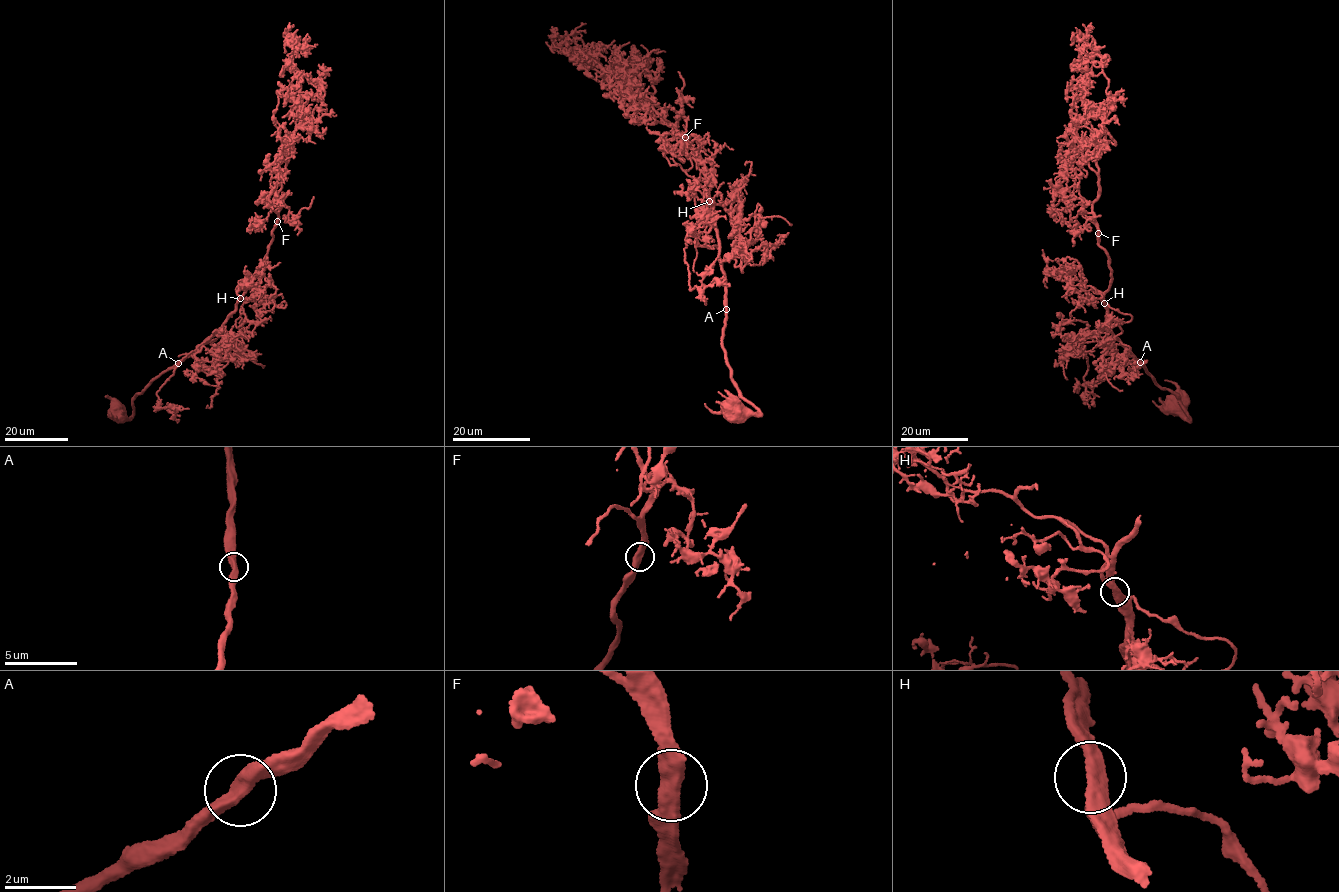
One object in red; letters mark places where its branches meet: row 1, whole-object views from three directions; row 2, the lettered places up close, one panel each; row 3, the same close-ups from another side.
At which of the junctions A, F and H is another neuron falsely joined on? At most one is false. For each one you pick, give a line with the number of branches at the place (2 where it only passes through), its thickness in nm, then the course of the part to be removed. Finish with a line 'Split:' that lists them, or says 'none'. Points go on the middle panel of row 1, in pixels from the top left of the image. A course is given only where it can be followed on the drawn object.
Split: none

